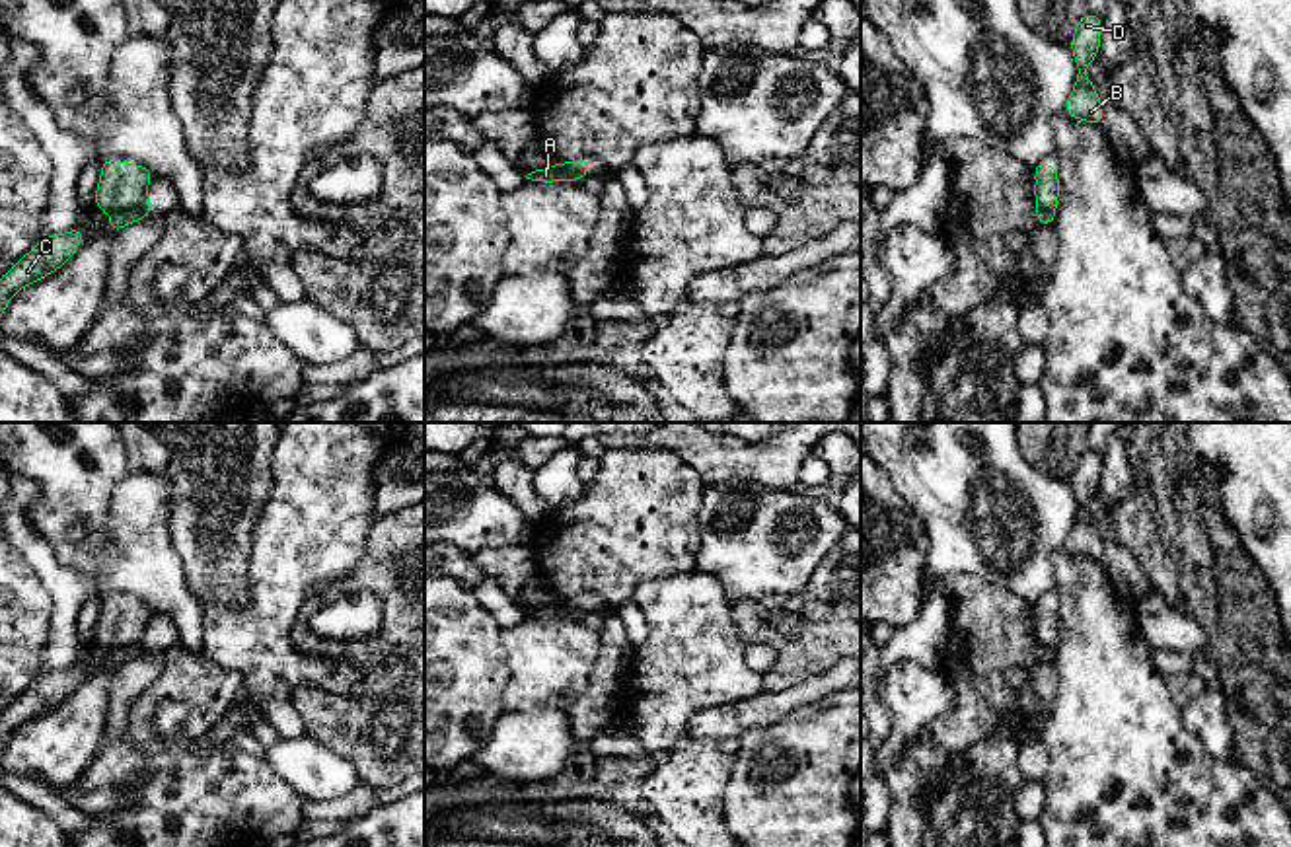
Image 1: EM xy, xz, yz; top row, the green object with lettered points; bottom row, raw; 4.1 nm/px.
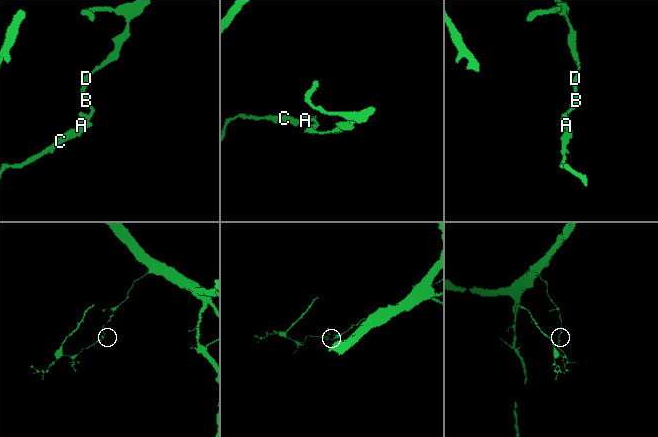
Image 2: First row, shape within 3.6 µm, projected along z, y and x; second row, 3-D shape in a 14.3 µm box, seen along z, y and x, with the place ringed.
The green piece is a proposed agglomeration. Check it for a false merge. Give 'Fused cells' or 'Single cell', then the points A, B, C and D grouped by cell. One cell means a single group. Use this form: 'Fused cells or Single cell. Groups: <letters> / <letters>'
Fused cells. Groups: A B D / C

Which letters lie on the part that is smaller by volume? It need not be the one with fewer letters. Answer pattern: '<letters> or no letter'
C

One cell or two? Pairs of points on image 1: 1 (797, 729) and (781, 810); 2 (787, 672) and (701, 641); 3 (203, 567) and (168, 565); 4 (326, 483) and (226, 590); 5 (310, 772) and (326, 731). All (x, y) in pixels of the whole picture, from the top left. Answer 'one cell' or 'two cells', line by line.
1: one cell
2: two cells
3: two cells
4: two cells
5: two cells

